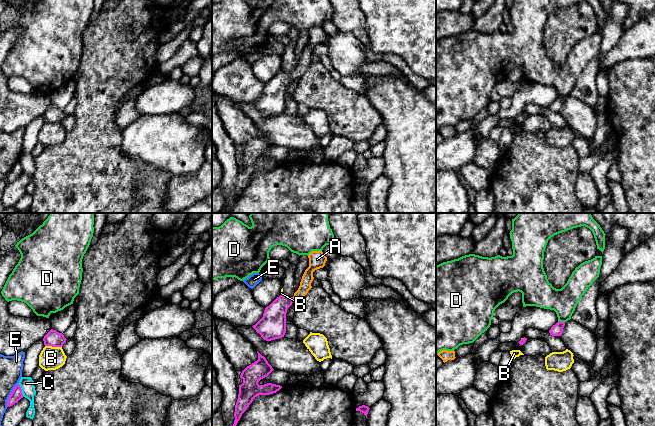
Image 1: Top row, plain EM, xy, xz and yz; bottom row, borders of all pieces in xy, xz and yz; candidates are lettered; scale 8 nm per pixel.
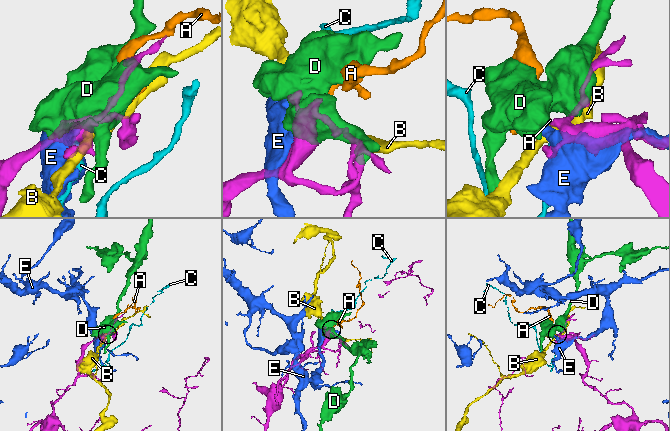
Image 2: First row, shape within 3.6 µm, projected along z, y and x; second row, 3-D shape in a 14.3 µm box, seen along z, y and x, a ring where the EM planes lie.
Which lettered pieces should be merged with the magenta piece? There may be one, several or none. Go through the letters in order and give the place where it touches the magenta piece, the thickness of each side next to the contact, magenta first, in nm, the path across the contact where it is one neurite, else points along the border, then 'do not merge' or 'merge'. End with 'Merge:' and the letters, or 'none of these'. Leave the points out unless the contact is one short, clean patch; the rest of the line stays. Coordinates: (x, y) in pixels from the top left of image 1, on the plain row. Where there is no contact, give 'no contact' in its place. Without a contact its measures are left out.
A: xz (292, 75) | 200/100 nm | across xz (273, 99), (274, 91), (292, 75), (305, 61) | merge
B: xy (53, 122) | 130/190 nm | do not merge
C: xy (21, 166) | 90/110 nm | along xy (18, 159), (24, 172) | do not merge
D: yz (561, 98) | 100/220 nm | along yz (558, 96), (564, 98) | do not merge
E: xy (10, 171) | 90/180 nm | do not merge
Merge: A

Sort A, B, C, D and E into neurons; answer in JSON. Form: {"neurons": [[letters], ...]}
{"neurons": [["A"], ["B"], ["C"], ["D"], ["E"]]}

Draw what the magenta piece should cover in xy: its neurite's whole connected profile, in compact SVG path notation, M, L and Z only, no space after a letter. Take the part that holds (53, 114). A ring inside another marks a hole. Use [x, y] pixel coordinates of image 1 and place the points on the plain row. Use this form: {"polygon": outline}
{"polygon": "M51 105L43 114L45 122L62 123L66 118L66 114L62 109Z"}

